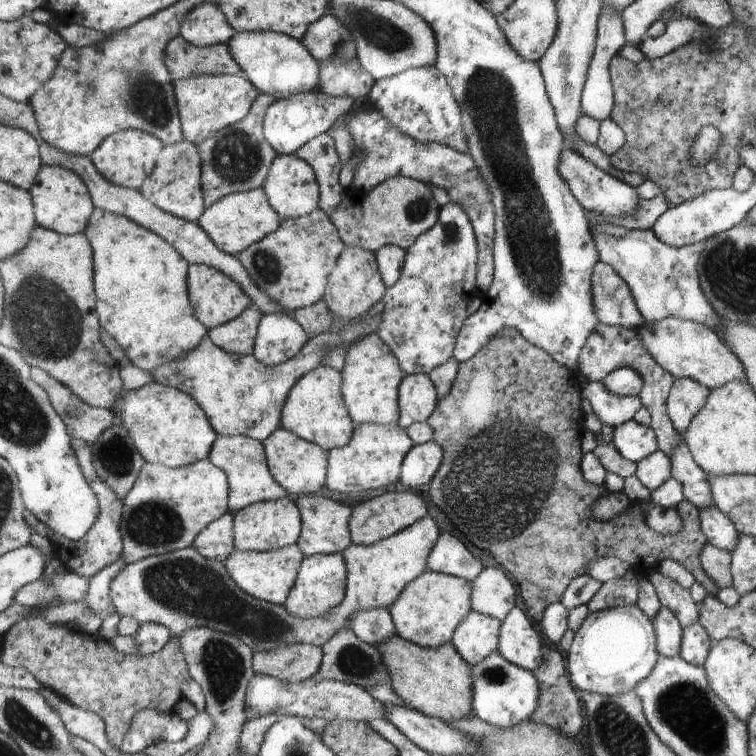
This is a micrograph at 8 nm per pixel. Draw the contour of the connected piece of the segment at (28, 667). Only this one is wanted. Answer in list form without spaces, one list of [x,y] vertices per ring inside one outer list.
[[[52,605],[37,606],[37,616],[15,624],[1,642],[1,661],[9,667],[19,667],[33,674],[45,688],[74,704],[77,708],[93,712],[105,720],[107,738],[113,746],[124,742],[135,720],[140,721],[143,710],[156,709],[174,713],[174,706],[184,699],[181,686],[193,680],[179,637],[156,654],[148,656],[125,655],[95,632],[85,633],[68,624],[51,624],[39,612]]]

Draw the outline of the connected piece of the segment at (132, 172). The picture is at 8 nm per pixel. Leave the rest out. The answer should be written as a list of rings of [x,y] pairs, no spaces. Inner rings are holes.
[[[125,129],[108,136],[100,147],[90,154],[90,157],[97,170],[109,182],[139,191],[144,186],[145,179],[156,170],[160,152],[164,150],[165,145],[162,140],[150,132],[141,129]]]

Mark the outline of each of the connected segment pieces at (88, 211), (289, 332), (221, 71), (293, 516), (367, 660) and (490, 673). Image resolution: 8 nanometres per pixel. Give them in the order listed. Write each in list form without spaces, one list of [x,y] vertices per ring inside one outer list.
[[[44,165],[37,174],[36,184],[29,191],[35,204],[37,223],[61,235],[85,232],[96,210],[88,185],[79,173],[64,166]]]
[[[285,312],[264,314],[257,328],[252,355],[263,364],[276,367],[299,355],[309,338],[293,315]]]
[[[180,35],[168,46],[165,60],[174,81],[194,76],[246,76],[236,58],[233,58],[228,43],[197,47]]]
[[[295,498],[252,504],[234,516],[235,549],[243,551],[273,551],[299,543],[302,534],[302,516]]]
[[[345,628],[341,632],[337,632],[329,644],[325,644],[322,650],[324,658],[321,668],[315,676],[313,682],[323,682],[323,680],[335,680],[335,682],[343,682],[345,684],[353,684],[365,690],[369,690],[371,686],[377,684],[392,684],[391,672],[387,670],[387,666],[383,664],[383,654],[371,644],[367,644],[361,640],[353,630]]]
[[[493,652],[483,662],[471,665],[471,672],[474,715],[497,728],[513,728],[533,718],[541,698],[541,684],[533,671],[512,664],[501,652]]]

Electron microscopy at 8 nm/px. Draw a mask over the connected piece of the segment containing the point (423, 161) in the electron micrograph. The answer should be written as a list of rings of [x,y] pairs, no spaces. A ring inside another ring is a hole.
[[[373,104],[371,108],[366,108],[365,113],[354,115],[348,121],[348,127],[353,135],[353,140],[356,142],[354,151],[357,147],[363,148],[364,158],[359,165],[355,167],[353,185],[357,186],[364,194],[370,193],[377,185],[384,183],[387,179],[393,177],[409,177],[427,184],[435,185],[444,188],[451,197],[453,203],[463,207],[472,220],[473,226],[476,229],[478,238],[478,248],[480,250],[478,262],[478,279],[477,286],[481,288],[485,294],[492,286],[494,281],[494,244],[496,236],[496,212],[493,204],[493,193],[486,183],[484,176],[481,174],[480,168],[476,160],[470,154],[461,154],[456,149],[450,146],[439,143],[425,143],[421,144],[413,140],[410,136],[403,134],[401,129],[395,128],[387,117]]]

